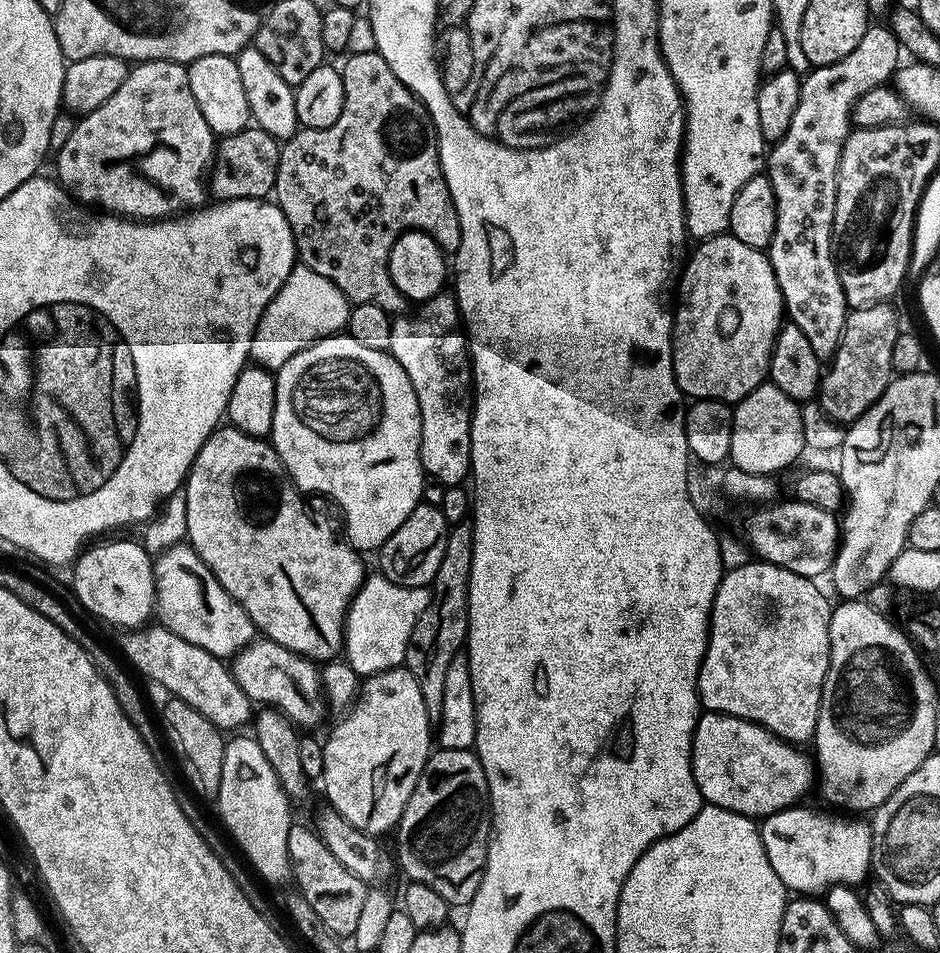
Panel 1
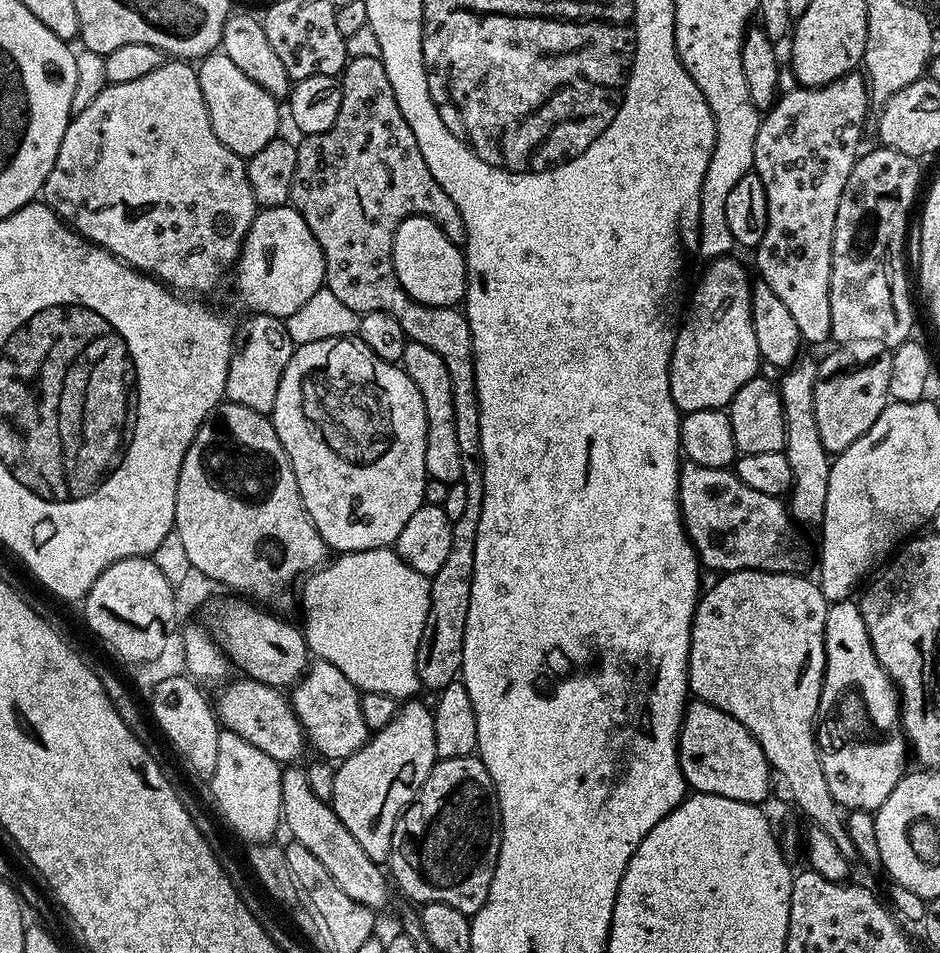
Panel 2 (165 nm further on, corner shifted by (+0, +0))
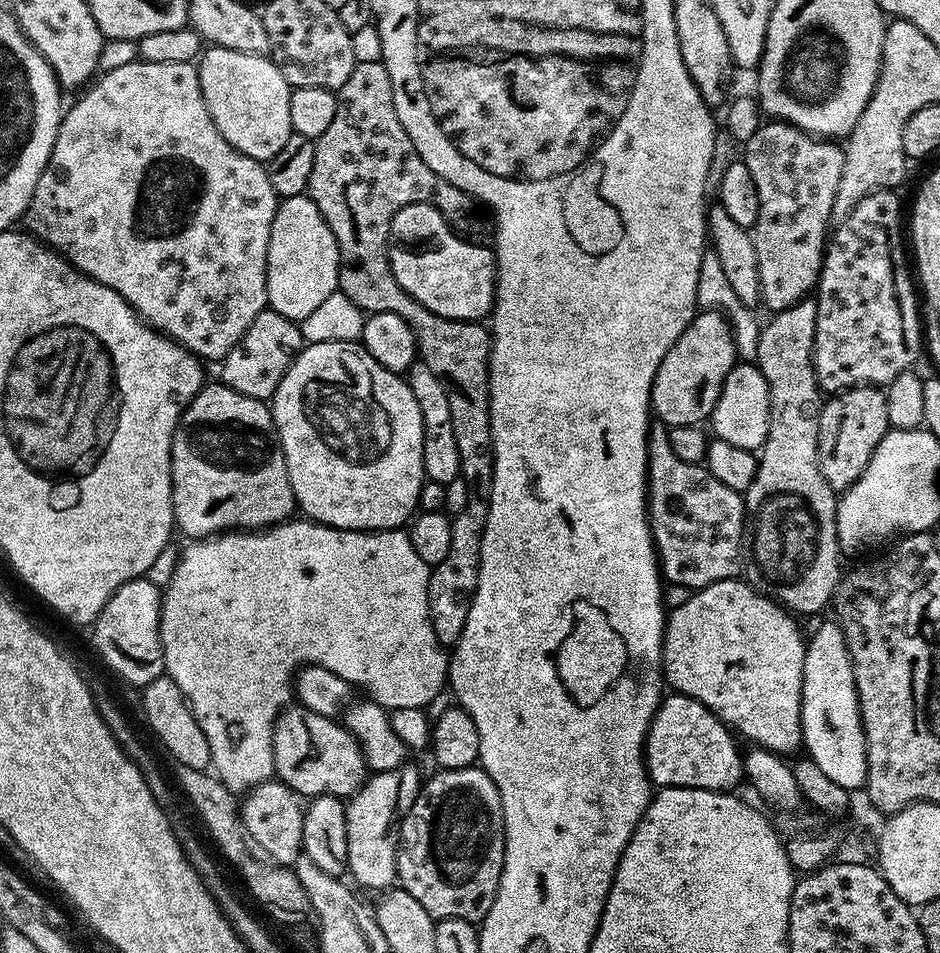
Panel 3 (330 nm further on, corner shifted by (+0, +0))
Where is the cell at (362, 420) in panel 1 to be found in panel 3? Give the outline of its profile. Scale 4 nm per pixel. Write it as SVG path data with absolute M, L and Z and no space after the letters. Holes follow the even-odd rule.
M354 340L318 342L301 348L294 357L292 365L286 370L278 390L272 395L270 407L272 421L276 423L276 433L286 458L286 470L290 478L290 486L294 490L296 506L307 519L351 532L386 532L389 528L403 529L413 519L420 503L420 487L424 485L426 479L422 462L422 410L418 410L418 398L414 398L407 379L399 372L386 370L382 362L375 360L364 349L363 343Z

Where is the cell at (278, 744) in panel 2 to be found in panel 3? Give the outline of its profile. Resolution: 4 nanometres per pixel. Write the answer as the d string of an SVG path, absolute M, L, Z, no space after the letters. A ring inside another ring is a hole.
M289 706L281 712L274 726L272 749L276 767L275 779L300 798L314 796L351 798L363 786L366 779L366 765L360 744L348 733L348 729L344 727L343 723L337 722L333 717L312 712L303 706Z

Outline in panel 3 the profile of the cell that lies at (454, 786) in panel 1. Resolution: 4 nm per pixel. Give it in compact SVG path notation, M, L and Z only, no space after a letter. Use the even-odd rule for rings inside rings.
M479 766L459 768L458 770L446 768L433 771L433 773L429 780L427 777L423 781L420 793L416 796L416 800L410 806L410 810L400 824L400 841L396 844L396 879L399 887L405 888L410 894L410 898L415 898L426 909L426 914L432 916L433 920L462 918L463 920L479 922L488 913L490 906L494 906L494 898L498 894L498 886L504 869L504 807L502 806L502 798L498 794L494 782Z

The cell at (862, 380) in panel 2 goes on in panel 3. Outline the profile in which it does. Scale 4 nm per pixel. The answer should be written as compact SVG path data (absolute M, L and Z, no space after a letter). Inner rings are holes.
M862 384L844 392L829 395L823 401L818 422L818 462L822 478L840 494L866 470L878 442L890 431L886 398L879 387Z

